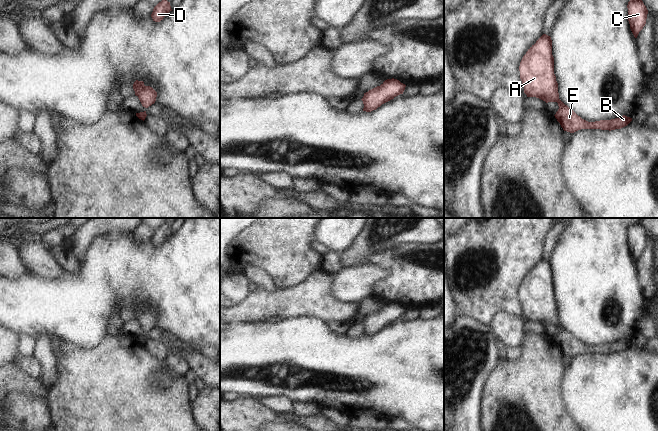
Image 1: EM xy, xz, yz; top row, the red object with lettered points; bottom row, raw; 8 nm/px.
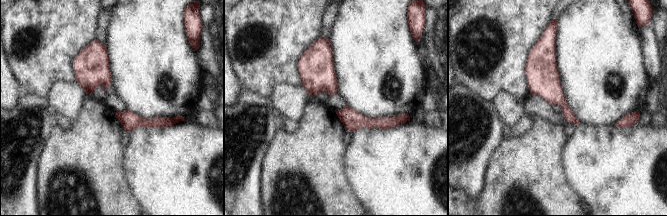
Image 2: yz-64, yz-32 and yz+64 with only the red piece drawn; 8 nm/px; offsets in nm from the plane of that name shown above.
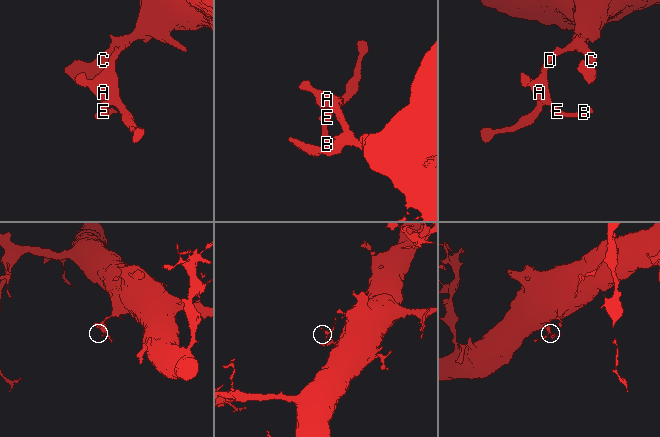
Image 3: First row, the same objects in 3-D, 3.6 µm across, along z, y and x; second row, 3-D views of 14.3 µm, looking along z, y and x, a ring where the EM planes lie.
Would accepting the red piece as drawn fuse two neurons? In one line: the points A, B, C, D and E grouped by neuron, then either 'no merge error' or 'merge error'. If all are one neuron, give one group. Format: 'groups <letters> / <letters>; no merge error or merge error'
groups A B C D E; no merge error

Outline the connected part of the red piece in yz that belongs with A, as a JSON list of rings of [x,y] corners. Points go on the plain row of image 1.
[[[543,258],[523,280],[520,303],[527,321],[536,321],[546,327],[557,326],[559,333],[554,339],[564,355],[574,357],[581,353],[615,354],[627,350],[632,342],[625,339],[611,343],[588,346],[578,340],[559,323],[558,307],[554,298],[551,261]]]

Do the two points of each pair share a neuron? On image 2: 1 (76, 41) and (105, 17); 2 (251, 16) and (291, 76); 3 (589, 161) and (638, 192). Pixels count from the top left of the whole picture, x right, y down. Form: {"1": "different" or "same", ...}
{"1": "different", "2": "same", "3": "same"}

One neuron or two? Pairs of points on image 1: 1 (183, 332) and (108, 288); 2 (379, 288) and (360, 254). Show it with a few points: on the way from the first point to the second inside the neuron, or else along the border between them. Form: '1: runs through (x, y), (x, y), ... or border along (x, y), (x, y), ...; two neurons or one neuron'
1: runs through (168, 312), (144, 288), (128, 288); one neuron
2: border along (384, 248), (380, 251), (372, 252), (359, 263); two neurons

